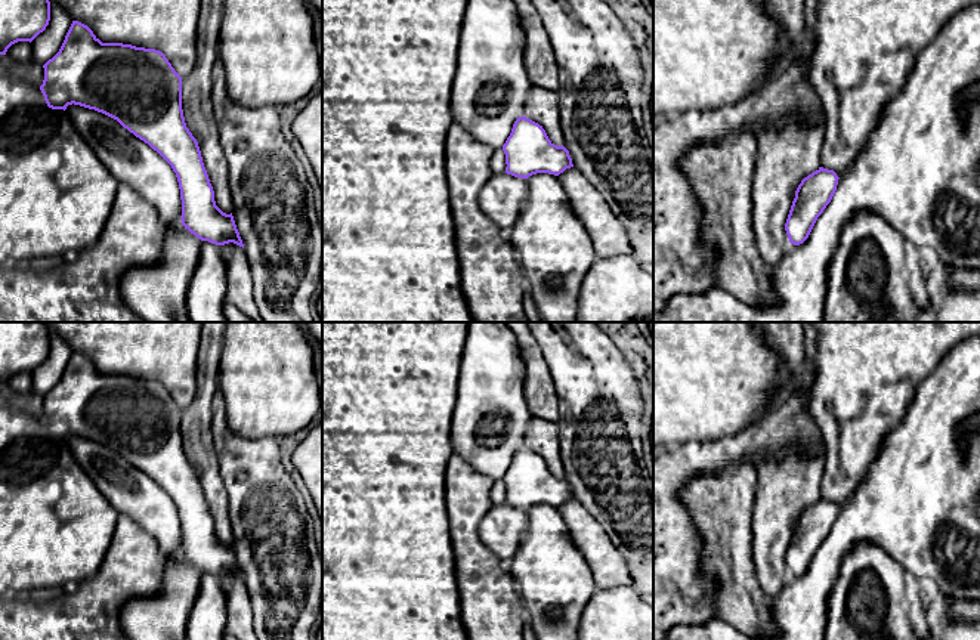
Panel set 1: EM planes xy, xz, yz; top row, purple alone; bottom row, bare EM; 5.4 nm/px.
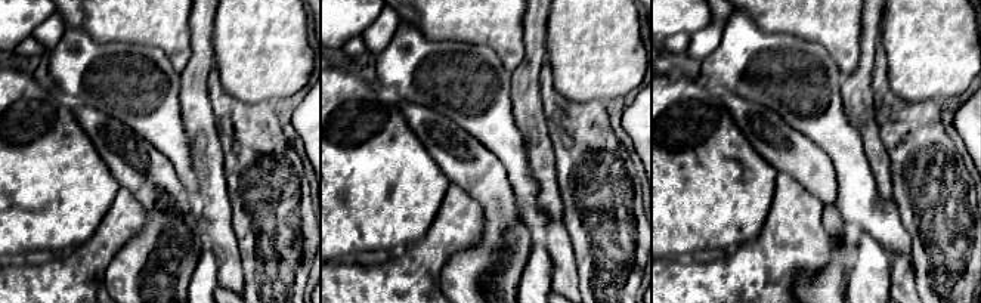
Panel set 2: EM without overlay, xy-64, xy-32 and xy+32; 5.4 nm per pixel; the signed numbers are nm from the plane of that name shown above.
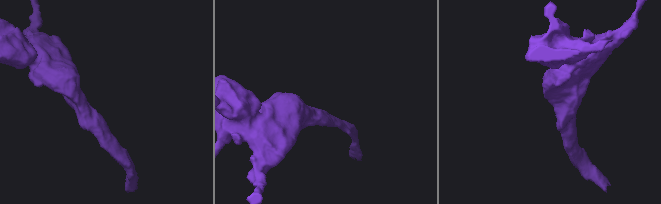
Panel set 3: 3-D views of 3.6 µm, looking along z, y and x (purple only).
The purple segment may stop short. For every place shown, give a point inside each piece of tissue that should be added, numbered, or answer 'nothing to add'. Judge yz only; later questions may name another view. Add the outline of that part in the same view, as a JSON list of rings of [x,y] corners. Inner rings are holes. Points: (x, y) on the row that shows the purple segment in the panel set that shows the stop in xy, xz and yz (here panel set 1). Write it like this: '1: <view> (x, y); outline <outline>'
nothing to add

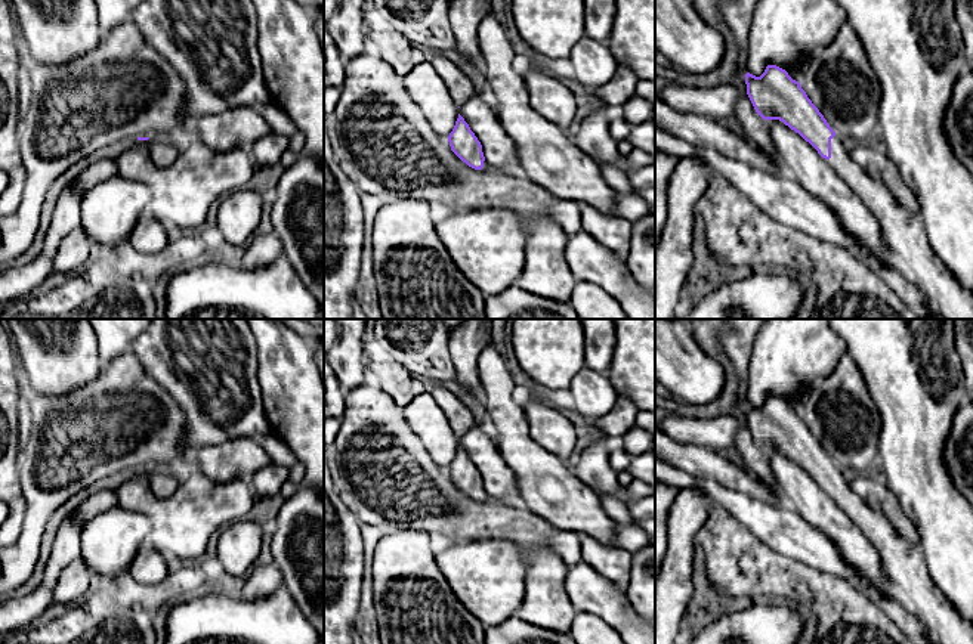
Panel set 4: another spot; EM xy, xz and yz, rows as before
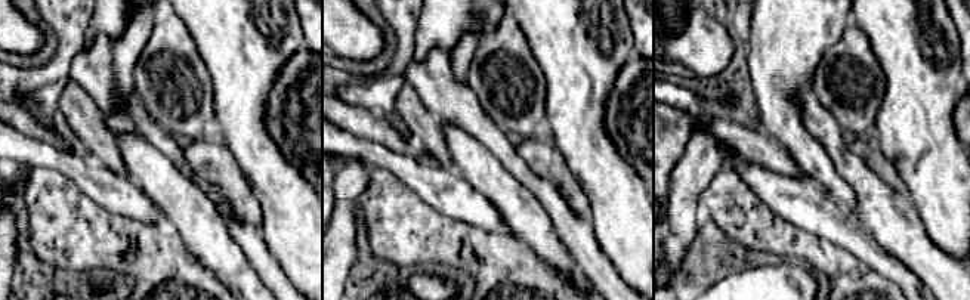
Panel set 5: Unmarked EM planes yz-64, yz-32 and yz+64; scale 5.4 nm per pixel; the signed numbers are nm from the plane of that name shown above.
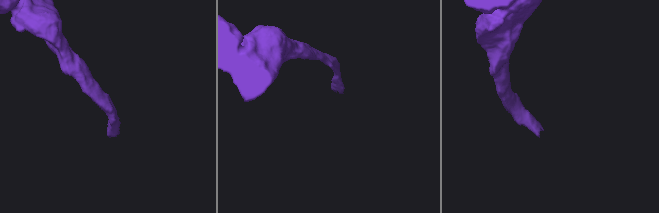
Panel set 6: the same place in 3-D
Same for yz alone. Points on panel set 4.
1: yz (904, 234); outline [[[838,136],[831,139],[831,158],[827,162],[867,205],[878,223],[880,235],[890,250],[892,258],[902,273],[915,282],[930,298],[935,309],[945,319],[973,319],[973,291],[961,287],[945,263],[932,251],[921,217],[908,213],[881,182],[869,177],[850,157],[850,152],[843,145],[843,139]]]

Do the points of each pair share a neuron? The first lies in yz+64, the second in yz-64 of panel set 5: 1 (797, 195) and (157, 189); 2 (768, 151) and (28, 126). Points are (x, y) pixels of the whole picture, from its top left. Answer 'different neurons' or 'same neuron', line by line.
1: different neurons
2: same neuron

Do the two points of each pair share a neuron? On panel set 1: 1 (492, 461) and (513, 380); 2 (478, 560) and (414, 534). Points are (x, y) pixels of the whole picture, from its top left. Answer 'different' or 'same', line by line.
1: same
2: different

